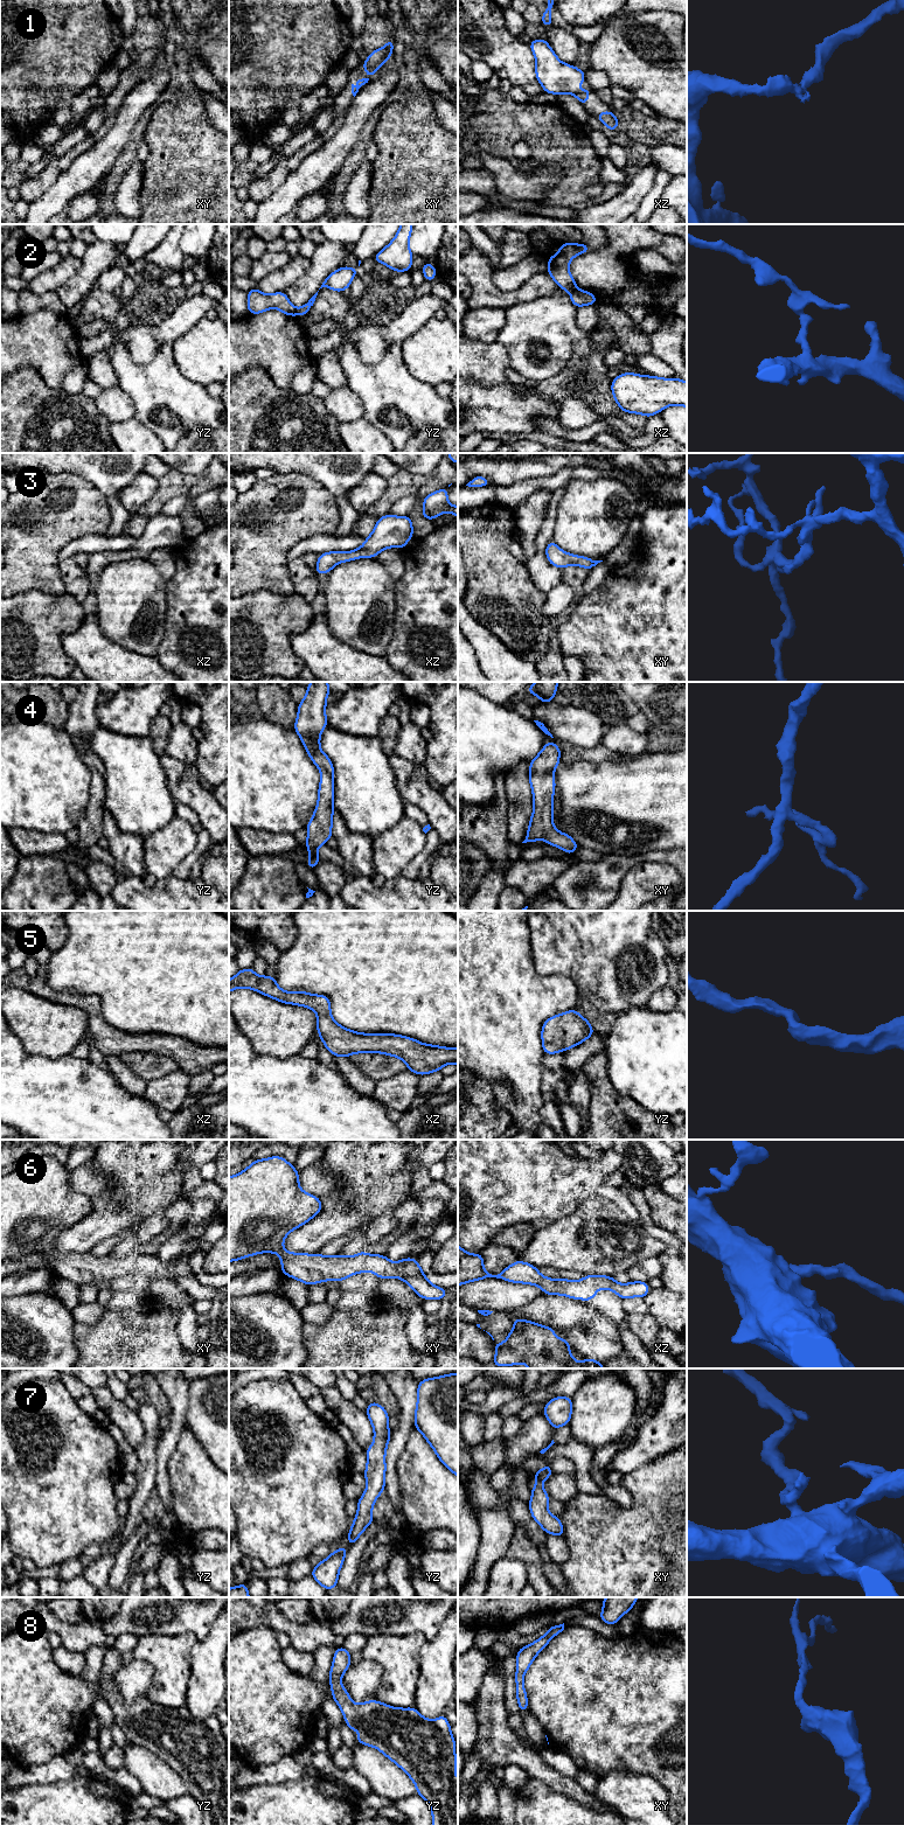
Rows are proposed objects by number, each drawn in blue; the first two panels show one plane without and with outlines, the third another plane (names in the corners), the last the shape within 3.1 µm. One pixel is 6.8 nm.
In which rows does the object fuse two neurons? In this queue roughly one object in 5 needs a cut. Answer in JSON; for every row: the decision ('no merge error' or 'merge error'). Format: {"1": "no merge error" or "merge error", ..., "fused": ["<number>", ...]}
{"1": "no merge error", "2": "merge error", "3": "no merge error", "4": "no merge error", "5": "no merge error", "6": "no merge error", "7": "no merge error", "8": "no merge error", "fused": ["2"]}

